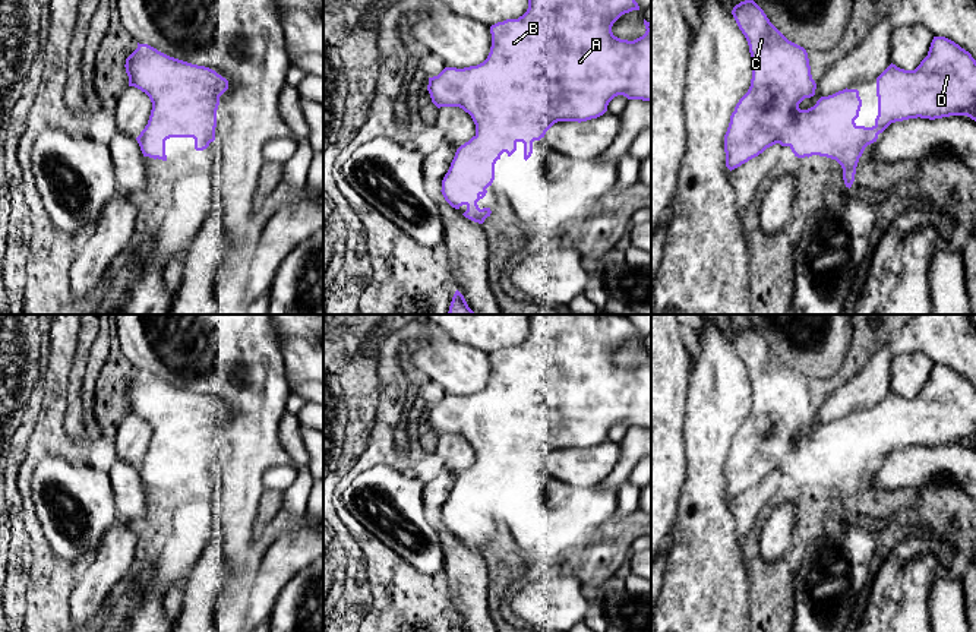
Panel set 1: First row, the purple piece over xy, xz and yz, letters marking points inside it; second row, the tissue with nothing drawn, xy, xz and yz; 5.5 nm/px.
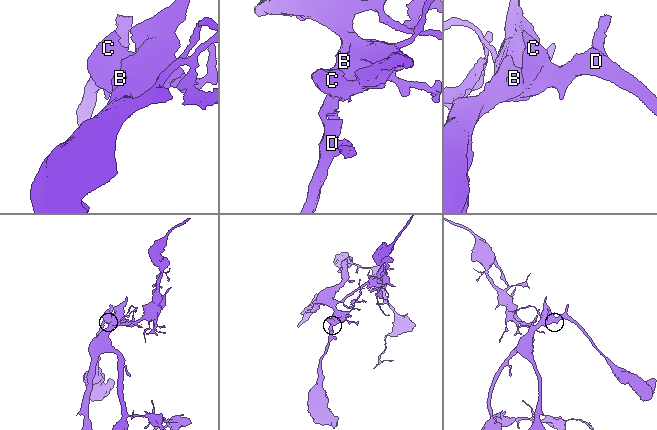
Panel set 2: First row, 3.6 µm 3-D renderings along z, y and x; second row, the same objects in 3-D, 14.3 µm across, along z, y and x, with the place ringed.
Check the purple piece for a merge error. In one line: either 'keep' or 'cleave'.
keep

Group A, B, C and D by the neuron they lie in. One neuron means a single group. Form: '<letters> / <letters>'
A B C D

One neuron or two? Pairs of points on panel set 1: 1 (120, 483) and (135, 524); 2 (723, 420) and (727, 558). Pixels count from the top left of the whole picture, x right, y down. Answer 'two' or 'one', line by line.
1: one
2: one

